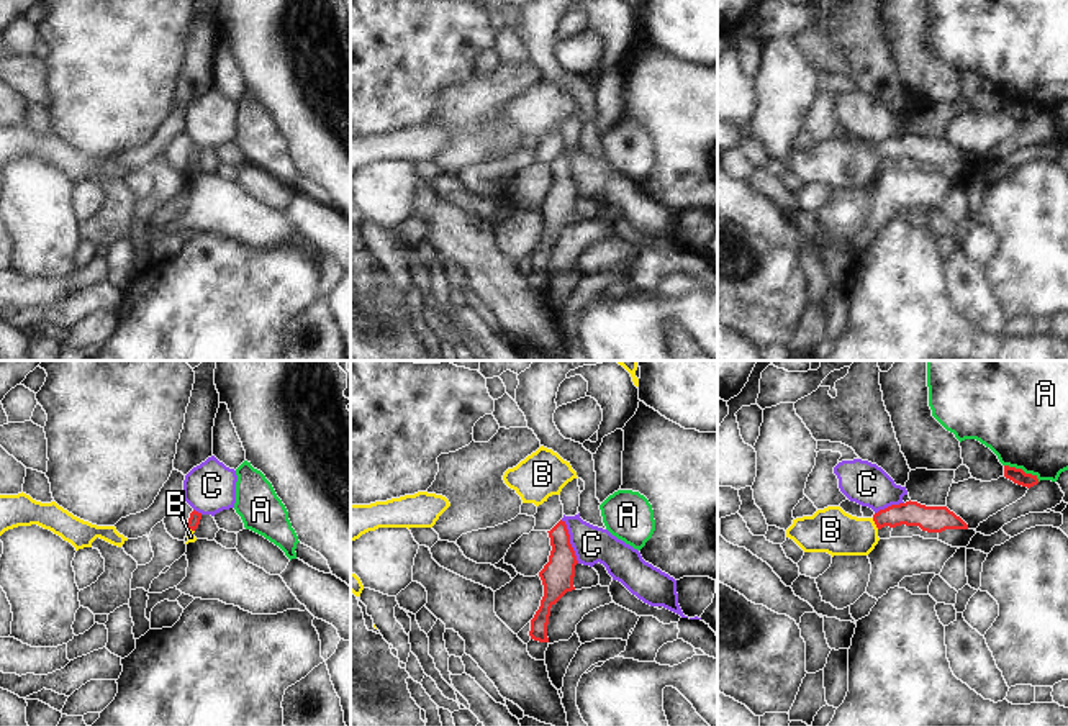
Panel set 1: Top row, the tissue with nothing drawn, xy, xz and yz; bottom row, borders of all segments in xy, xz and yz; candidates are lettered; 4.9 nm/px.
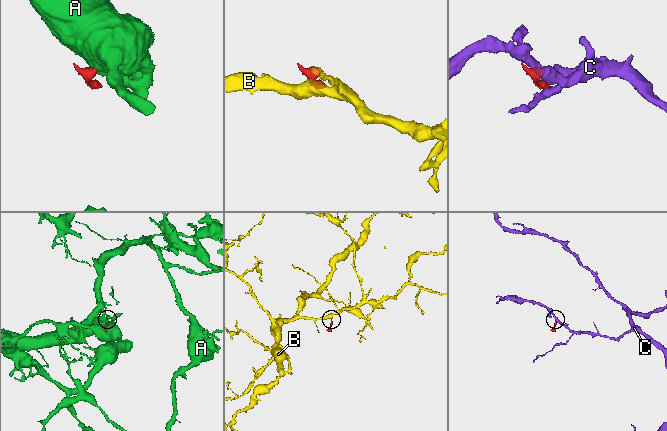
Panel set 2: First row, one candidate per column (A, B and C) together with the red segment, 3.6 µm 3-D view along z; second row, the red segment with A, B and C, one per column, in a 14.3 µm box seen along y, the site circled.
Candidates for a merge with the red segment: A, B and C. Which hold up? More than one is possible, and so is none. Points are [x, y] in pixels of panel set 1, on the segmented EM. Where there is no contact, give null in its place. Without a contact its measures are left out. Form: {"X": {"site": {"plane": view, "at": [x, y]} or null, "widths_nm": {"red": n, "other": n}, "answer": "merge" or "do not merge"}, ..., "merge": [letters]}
{"A": {"site": {"plane": "yz", "at": [1021, 469]}, "widths_nm": {"red": 80, "other": 440}, "answer": "do not merge"}, "B": {"site": {"plane": "yz", "at": [875, 523]}, "widths_nm": {"red": 130, "other": 220}, "answer": "merge"}, "C": {"site": {"plane": "xz", "at": [569, 541]}, "widths_nm": {"red": 160, "other": 190}, "answer": "do not merge"}, "merge": ["B"]}

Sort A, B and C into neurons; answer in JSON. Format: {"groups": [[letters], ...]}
{"groups": [["A"], ["B"], ["C"]]}

